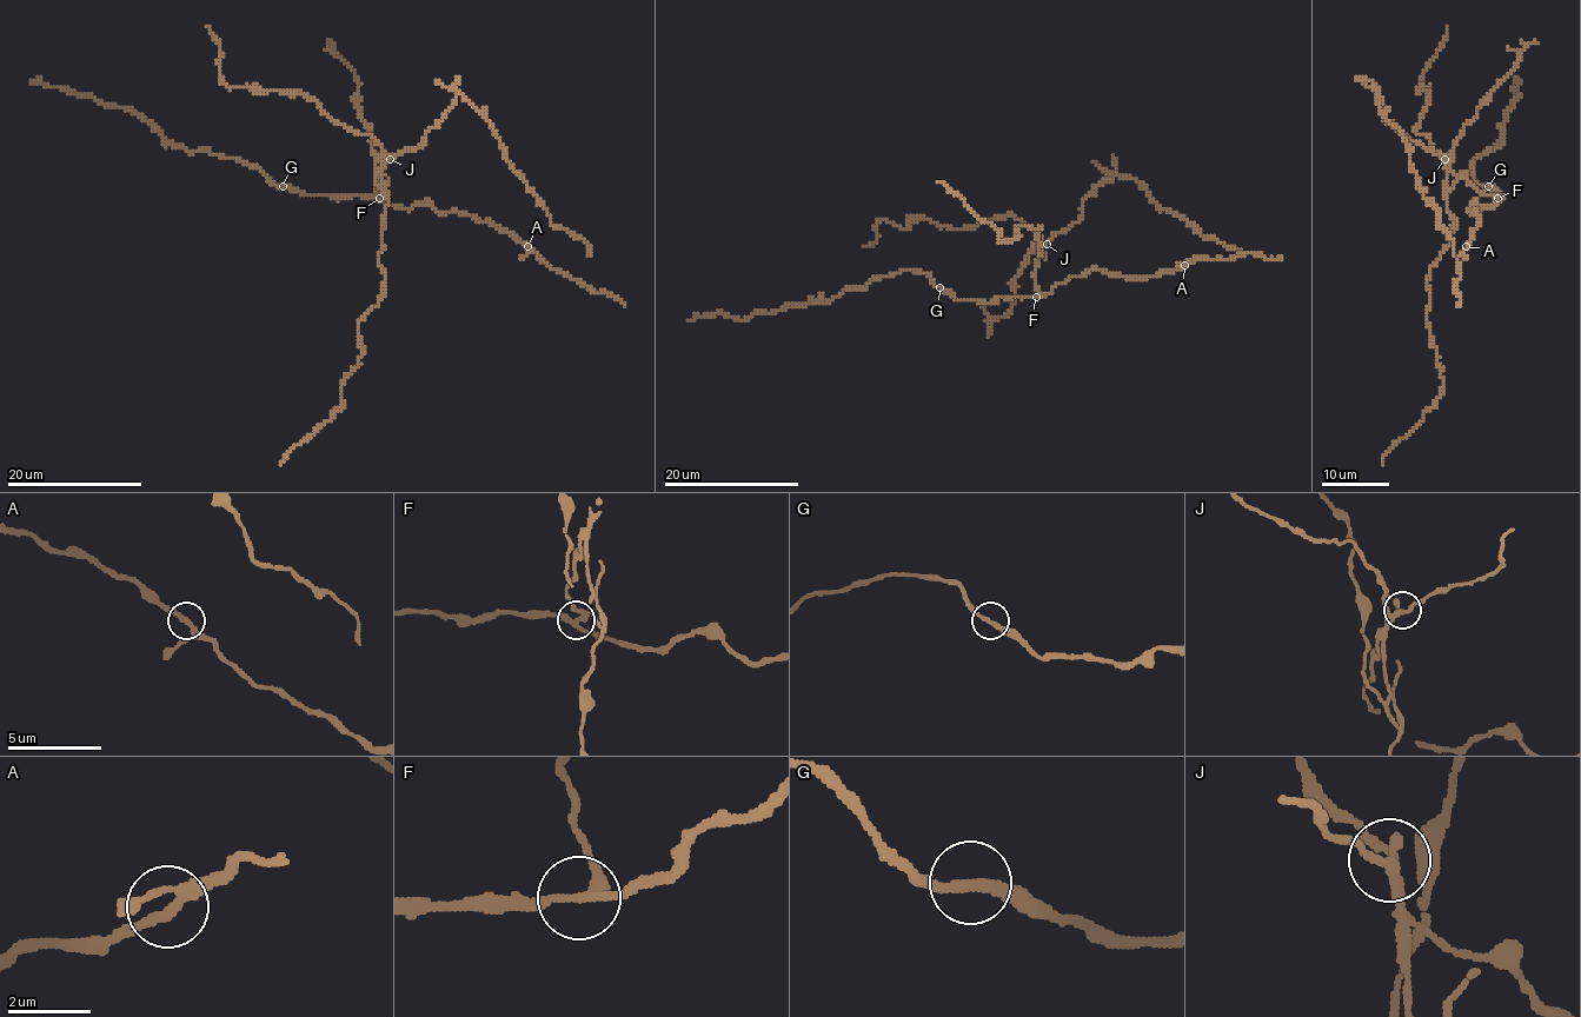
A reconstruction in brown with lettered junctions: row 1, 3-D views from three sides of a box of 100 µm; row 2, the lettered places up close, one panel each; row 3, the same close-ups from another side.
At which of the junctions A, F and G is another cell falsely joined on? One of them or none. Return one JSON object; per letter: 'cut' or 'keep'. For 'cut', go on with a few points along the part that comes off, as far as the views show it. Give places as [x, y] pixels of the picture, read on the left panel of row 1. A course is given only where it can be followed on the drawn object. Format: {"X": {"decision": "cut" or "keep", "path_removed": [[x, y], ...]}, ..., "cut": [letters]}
{"A": {"decision": "keep"}, "F": {"decision": "cut", "path_removed": [[379, 198], [380, 167], [419, 147], [460, 93], [497, 137], [550, 221], [577, 234], [590, 254]]}, "G": {"decision": "keep"}, "cut": ["F"]}

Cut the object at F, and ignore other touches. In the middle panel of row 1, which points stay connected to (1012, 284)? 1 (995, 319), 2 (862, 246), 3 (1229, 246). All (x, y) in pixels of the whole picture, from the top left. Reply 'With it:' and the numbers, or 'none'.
With it: 1, 2, 3

